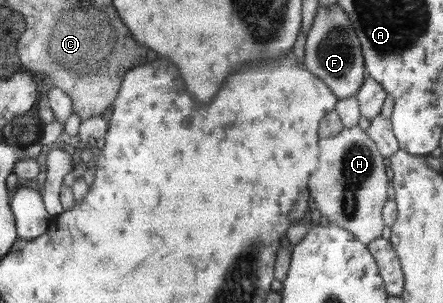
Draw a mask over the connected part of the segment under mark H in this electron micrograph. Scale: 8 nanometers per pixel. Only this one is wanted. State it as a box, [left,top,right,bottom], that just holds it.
[307,126,389,245]

